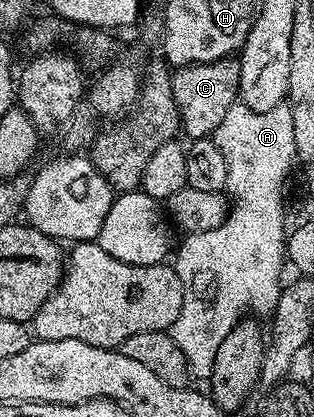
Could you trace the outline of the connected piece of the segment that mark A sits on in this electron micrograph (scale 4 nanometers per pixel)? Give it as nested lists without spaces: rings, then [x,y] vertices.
[[[244,103],[233,104],[222,118],[222,126],[214,133],[214,141],[222,157],[226,158],[229,177],[248,176],[240,188],[240,197],[234,200],[225,217],[215,228],[185,235],[184,241],[174,252],[174,267],[182,282],[182,310],[173,322],[170,335],[178,342],[178,350],[186,354],[188,371],[193,377],[211,377],[214,354],[222,346],[222,338],[234,330],[236,323],[249,308],[256,318],[271,317],[282,291],[280,271],[286,268],[286,227],[284,228],[284,204],[280,201],[280,187],[292,160],[297,159],[294,146],[294,122],[286,106],[271,108],[265,112],[250,110]]]

